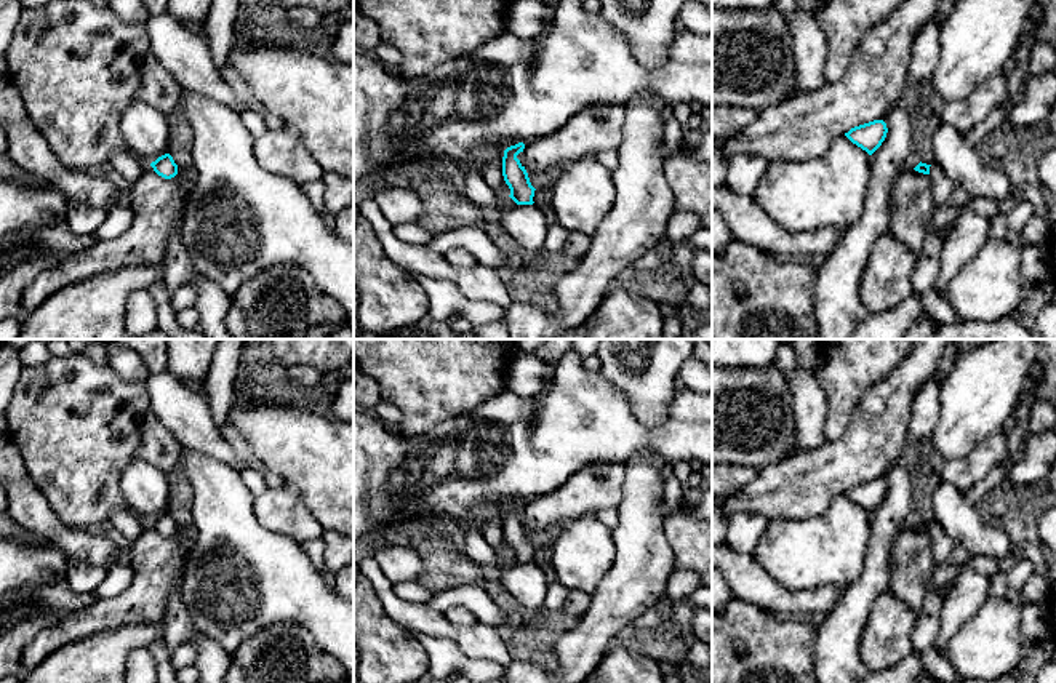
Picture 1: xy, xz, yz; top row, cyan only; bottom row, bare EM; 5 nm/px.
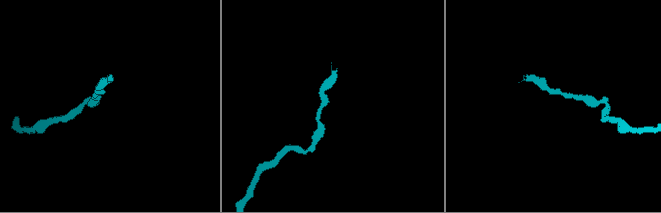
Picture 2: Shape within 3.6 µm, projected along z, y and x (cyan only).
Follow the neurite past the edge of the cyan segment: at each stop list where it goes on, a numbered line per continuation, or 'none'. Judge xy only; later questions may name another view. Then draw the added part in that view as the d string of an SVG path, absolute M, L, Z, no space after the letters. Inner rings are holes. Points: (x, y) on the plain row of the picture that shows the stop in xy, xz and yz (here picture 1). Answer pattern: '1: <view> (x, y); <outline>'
none

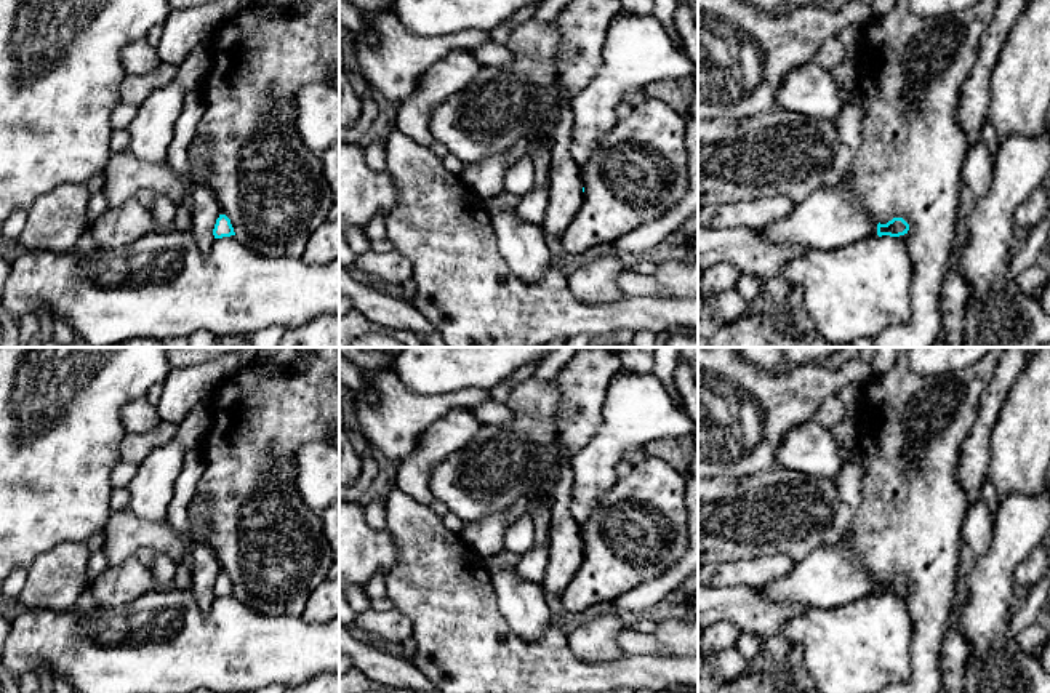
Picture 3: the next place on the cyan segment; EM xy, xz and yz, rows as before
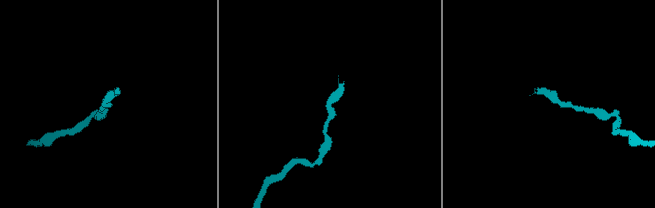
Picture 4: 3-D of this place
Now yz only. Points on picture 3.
1: yz (829, 576); M847 531L836 546L823 546L792 562L786 576L757 589L773 602L812 608L836 608L877 595L877 583L861 568L853 554L853 536Z

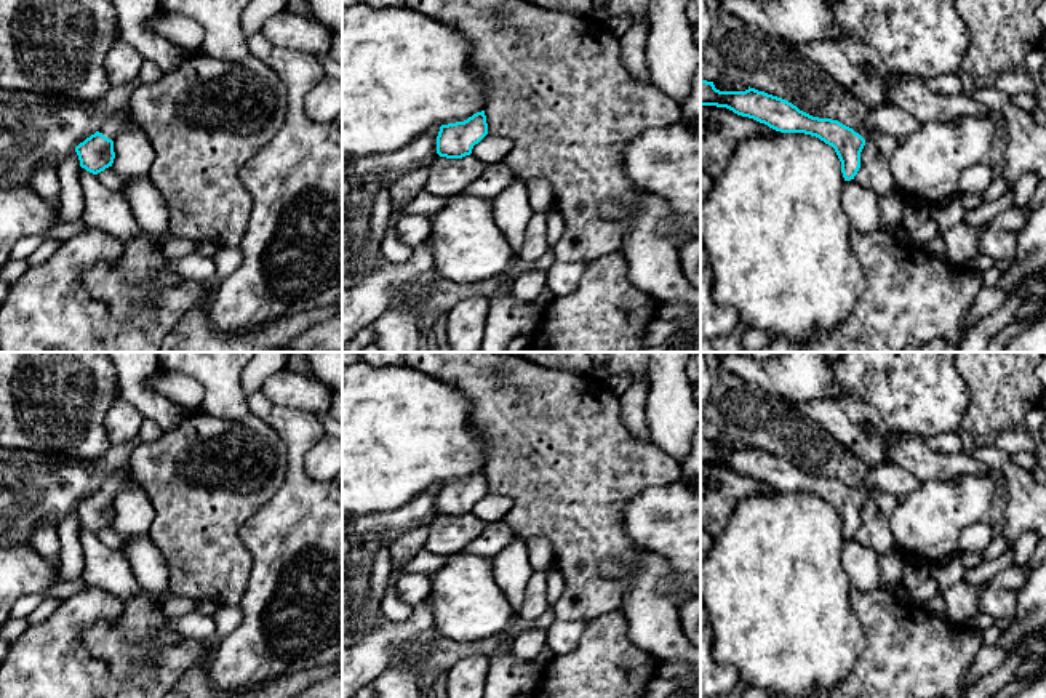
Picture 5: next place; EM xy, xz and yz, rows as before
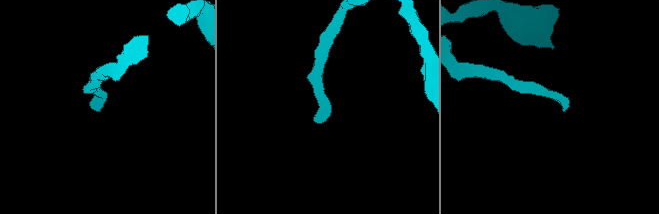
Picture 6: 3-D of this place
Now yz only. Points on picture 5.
1: yz (890, 477); M888 461L876 467L867 469L862 482L852 488L859 491L864 498L867 498L867 495L875 488L905 498L920 485L921 480L916 479L912 472Z

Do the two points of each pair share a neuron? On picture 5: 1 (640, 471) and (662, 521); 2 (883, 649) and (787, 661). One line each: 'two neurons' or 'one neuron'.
1: two neurons
2: two neurons

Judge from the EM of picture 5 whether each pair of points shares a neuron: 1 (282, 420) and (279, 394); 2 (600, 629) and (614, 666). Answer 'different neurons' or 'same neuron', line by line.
1: different neurons
2: same neuron

